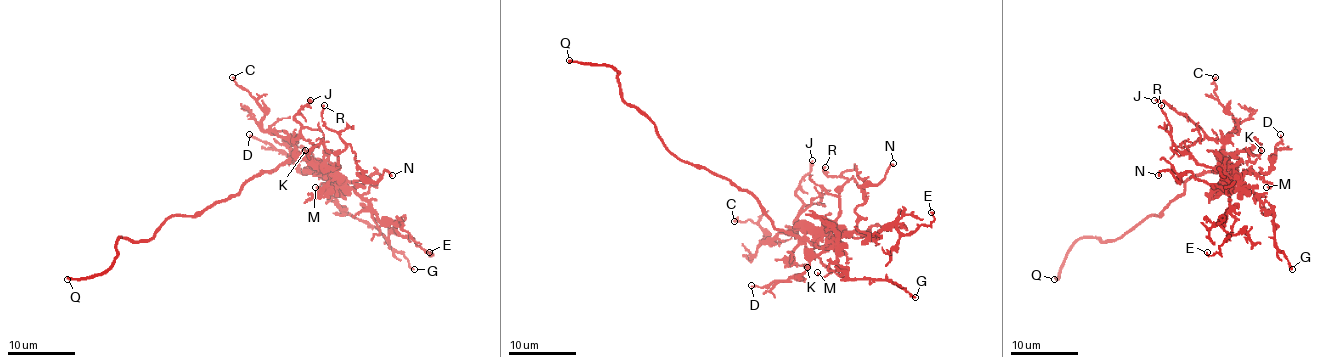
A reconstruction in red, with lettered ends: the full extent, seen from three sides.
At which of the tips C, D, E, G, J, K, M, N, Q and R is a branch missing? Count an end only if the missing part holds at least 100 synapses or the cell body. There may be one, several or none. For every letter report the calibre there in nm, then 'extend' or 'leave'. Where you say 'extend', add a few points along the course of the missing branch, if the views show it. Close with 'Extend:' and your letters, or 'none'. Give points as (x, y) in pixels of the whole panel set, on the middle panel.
C: 120 nm | leave
D: 150 nm | leave
E: 120 nm | leave
G: 160 nm | leave
J: 260 nm | leave
K: 180 nm | leave
M: 190 nm | leave
N: 170 nm | leave
Q: 240 nm | extend
R: 110 nm | leave
Extend: Q

